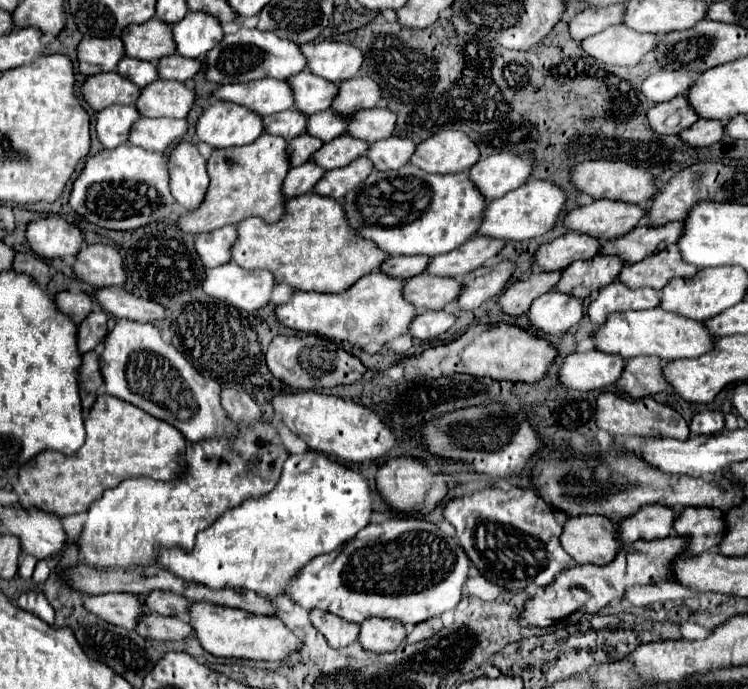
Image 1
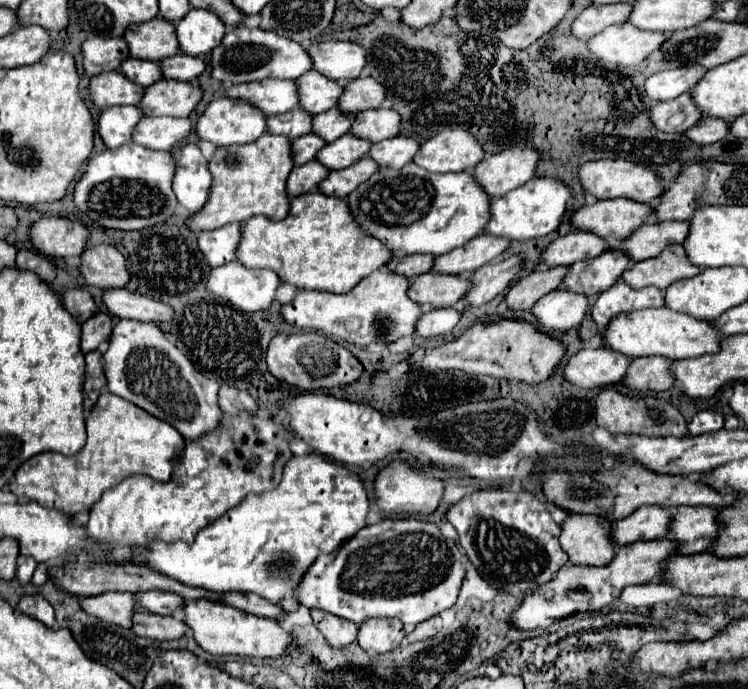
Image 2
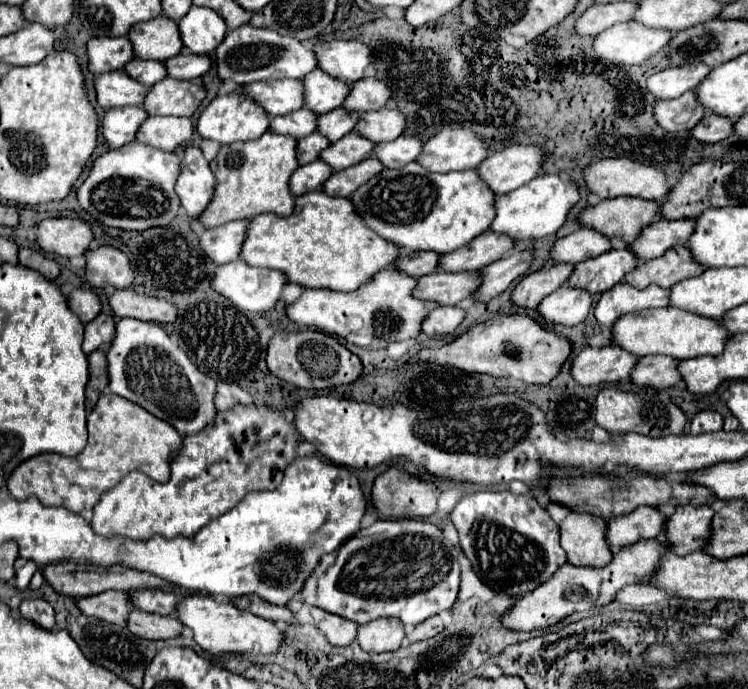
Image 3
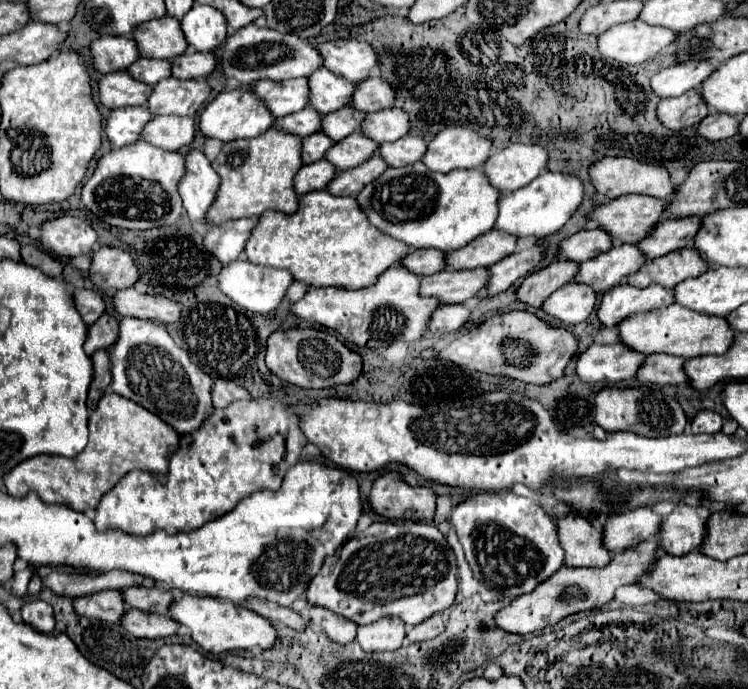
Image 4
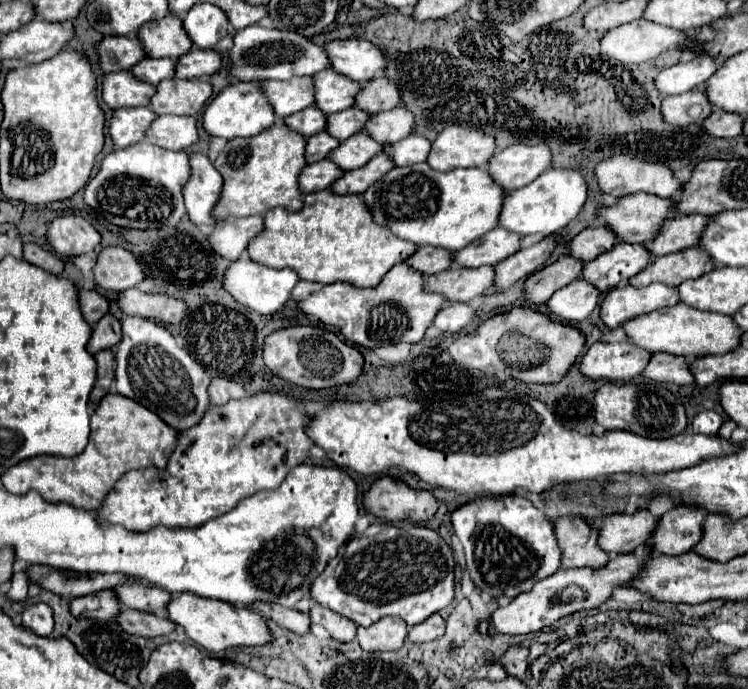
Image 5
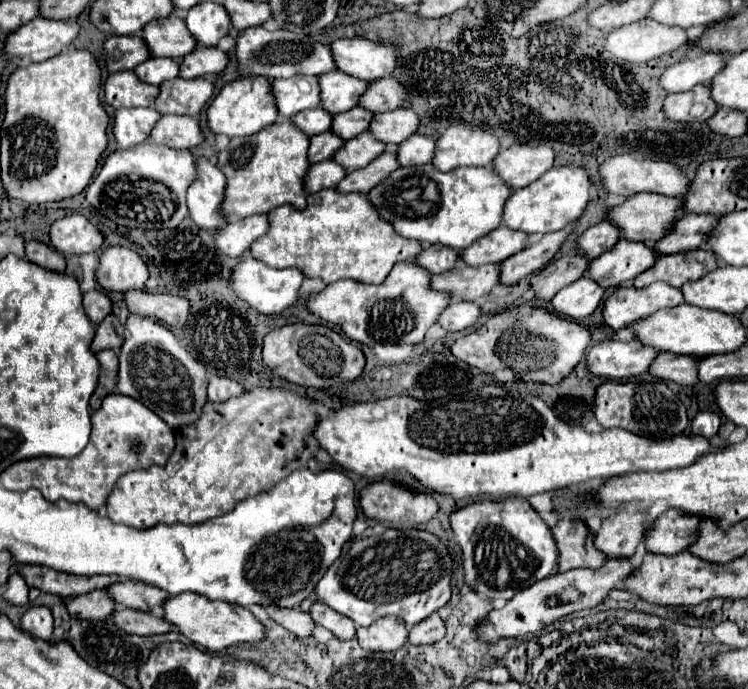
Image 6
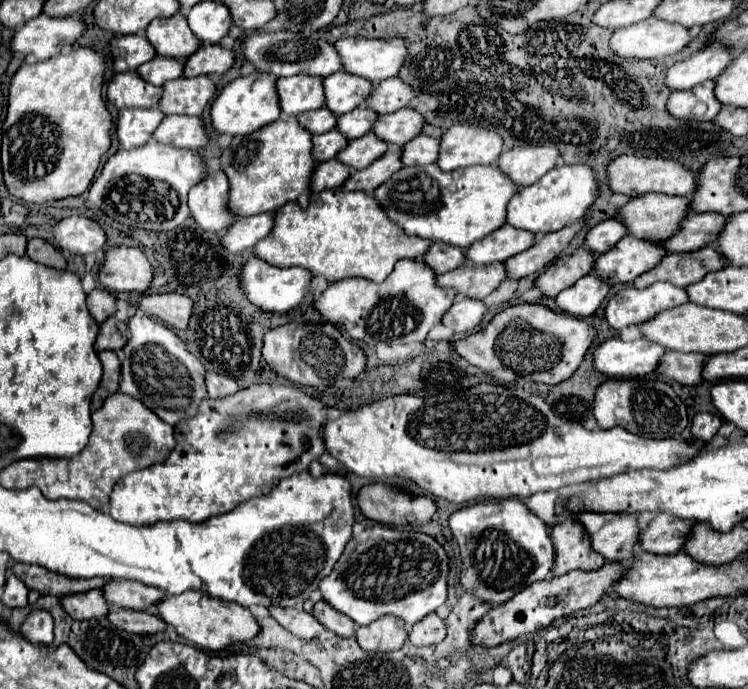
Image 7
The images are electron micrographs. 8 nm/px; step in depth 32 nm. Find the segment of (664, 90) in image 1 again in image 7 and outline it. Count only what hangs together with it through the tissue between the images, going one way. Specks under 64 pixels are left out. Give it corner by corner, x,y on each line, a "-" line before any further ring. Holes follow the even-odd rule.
718,46
718,48
704,48
698,54
676,62
664,78
664,84
674,90
690,90
696,84
702,84
706,80
716,78
728,64
732,56
730,50

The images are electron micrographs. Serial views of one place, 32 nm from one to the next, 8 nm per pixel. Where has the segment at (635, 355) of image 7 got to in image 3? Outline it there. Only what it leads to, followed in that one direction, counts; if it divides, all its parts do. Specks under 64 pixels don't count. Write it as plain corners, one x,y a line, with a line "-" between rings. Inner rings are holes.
618,346
604,348
584,348
574,356
570,364
570,376
580,386
598,386
598,384
616,384
626,380
634,364
636,356
620,350

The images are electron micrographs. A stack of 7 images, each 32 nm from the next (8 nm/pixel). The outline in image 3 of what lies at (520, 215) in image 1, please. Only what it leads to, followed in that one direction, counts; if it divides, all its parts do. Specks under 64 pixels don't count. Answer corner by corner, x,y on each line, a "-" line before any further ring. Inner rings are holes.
538,174
526,186
512,190
510,194
498,196
494,200
496,218
490,224
490,230
496,234
510,236
512,240
536,240
556,232
564,222
570,208
578,202
578,188
574,182
560,178
556,174

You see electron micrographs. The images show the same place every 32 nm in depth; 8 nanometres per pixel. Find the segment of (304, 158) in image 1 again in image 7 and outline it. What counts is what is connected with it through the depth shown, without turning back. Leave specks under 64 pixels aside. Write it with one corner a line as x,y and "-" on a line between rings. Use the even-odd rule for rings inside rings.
330,130
330,132
324,132
324,134
312,136
312,144
314,144
312,146
314,160
326,162
326,160
332,160
348,144
348,140
340,132

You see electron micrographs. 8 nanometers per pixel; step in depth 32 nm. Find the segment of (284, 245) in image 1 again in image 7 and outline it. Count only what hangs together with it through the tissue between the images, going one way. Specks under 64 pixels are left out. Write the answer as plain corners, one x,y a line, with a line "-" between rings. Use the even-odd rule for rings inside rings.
324,190
316,194
316,200
310,198
306,210
296,204
284,204
274,210
274,228
264,240
254,244
254,256
278,268
300,266
312,276
324,276
328,282
342,278
382,282
398,260
416,260
426,246
430,246
428,240
416,240
414,236
398,232
370,194

